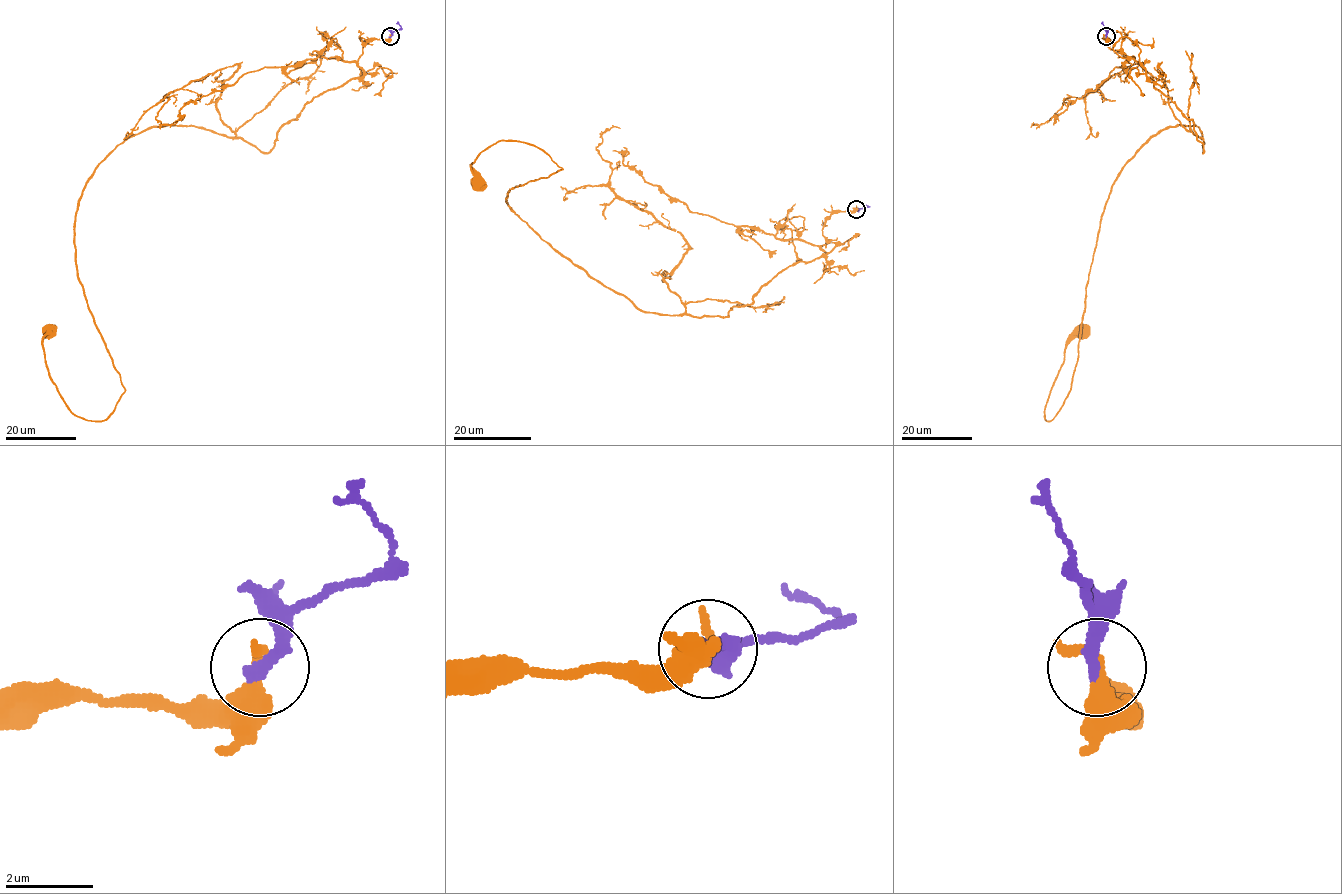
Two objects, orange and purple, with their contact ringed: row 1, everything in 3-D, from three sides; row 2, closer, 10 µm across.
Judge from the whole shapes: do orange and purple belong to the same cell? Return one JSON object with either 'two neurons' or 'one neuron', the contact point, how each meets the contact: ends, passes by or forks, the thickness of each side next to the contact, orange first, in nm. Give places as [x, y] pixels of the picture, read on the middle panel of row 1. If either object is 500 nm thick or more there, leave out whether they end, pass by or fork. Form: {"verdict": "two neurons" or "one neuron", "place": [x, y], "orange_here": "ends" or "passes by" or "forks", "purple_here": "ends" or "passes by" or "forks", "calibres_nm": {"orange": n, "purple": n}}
{"verdict": "two neurons", "place": [856, 209], "orange_here": "ends", "purple_here": "ends", "calibres_nm": {"orange": 320, "purple": 360}}

